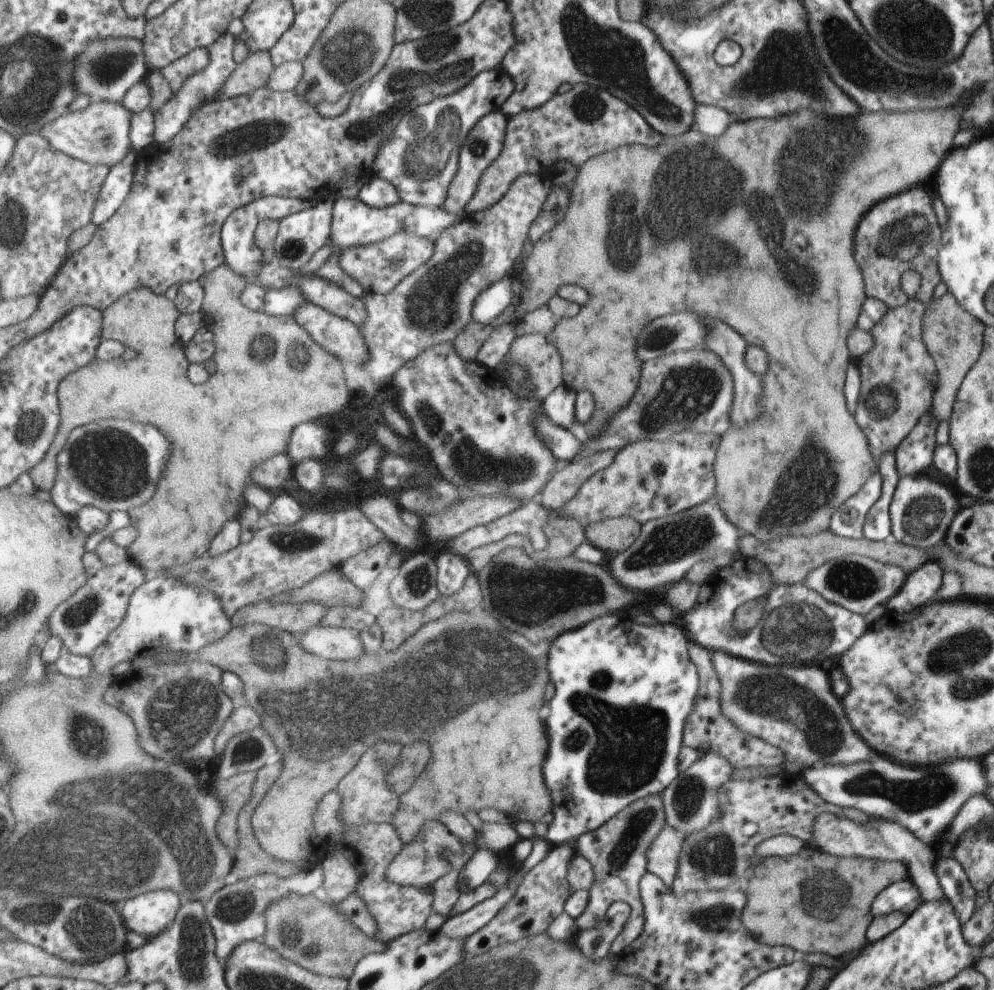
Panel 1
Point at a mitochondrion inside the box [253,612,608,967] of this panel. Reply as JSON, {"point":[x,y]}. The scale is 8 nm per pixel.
{"point":[294,935]}

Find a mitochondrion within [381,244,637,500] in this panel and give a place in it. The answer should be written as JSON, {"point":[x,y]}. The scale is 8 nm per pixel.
{"point":[469,461]}

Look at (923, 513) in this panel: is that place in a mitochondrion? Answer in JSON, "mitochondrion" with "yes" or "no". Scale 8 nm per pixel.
{"mitochondrion":"yes"}

